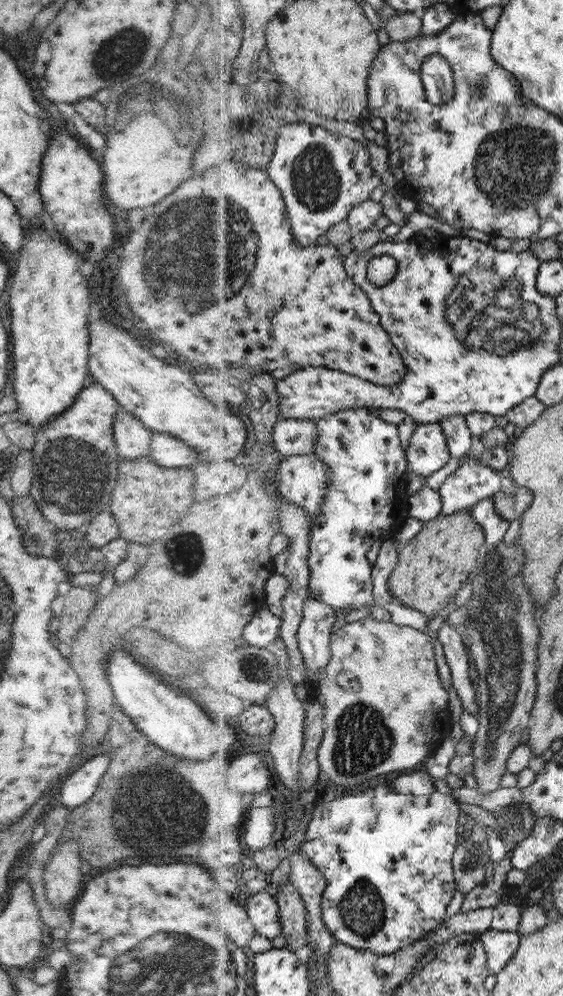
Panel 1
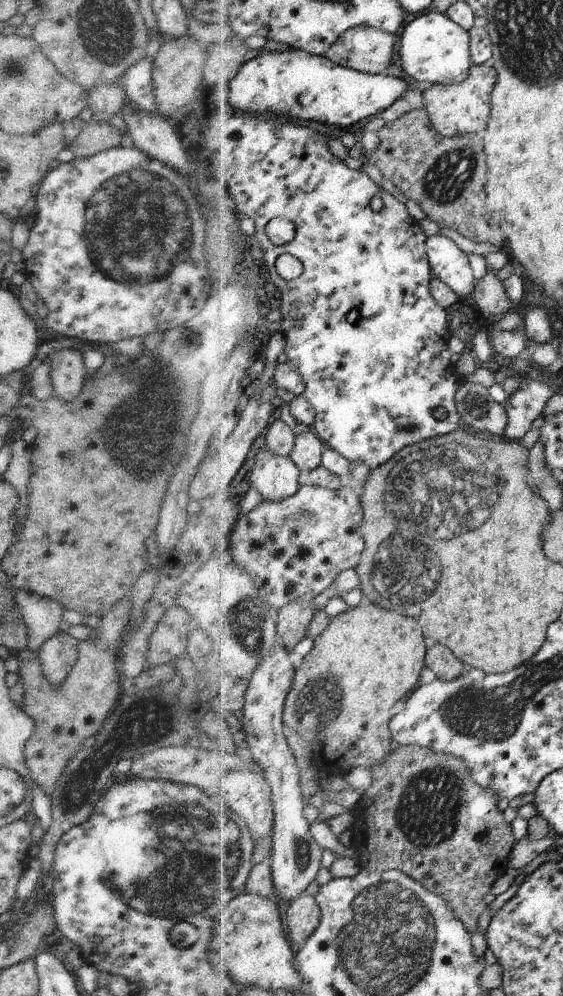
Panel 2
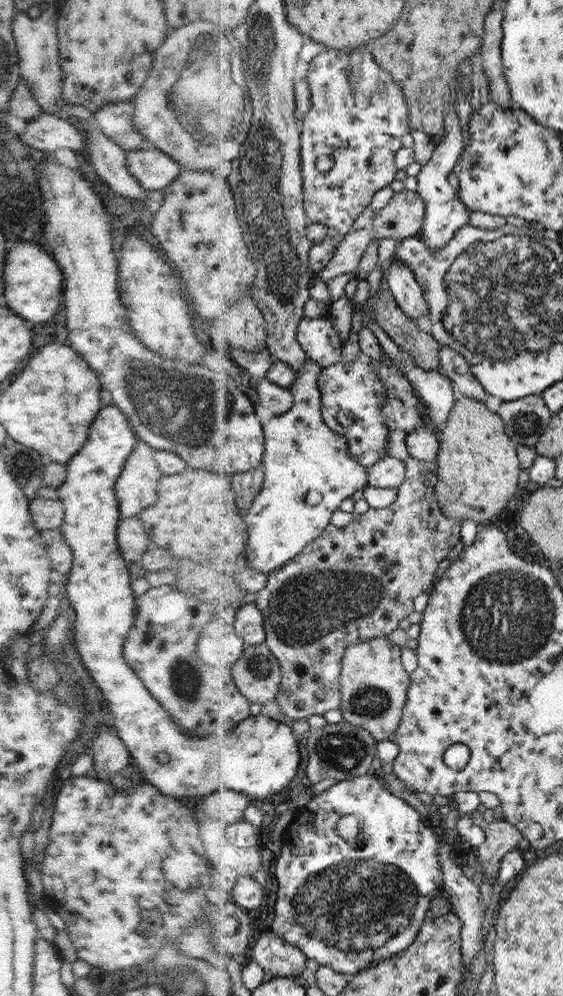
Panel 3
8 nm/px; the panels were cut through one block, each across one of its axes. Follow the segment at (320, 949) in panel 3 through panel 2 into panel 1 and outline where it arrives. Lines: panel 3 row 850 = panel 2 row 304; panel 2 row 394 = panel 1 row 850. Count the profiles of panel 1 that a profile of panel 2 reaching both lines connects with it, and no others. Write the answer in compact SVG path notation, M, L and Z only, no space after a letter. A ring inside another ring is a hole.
M393 783L377 785L374 788L364 787L344 794L339 799L323 802L319 801L318 806L312 811L313 819L310 822L306 839L302 844L305 854L322 871L327 878L327 889L323 898L323 917L335 936L336 940L354 946L359 950L372 951L378 954L394 954L406 946L415 944L427 934L438 929L459 890L455 873L455 857L462 845L460 841L460 803L450 794L442 794L436 791L431 795L414 795L396 792Z

